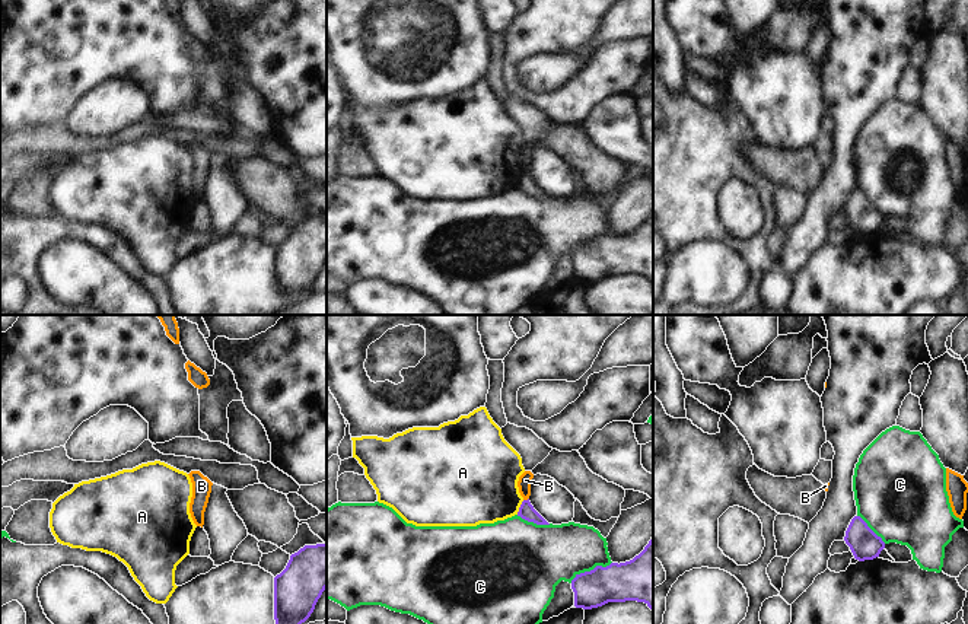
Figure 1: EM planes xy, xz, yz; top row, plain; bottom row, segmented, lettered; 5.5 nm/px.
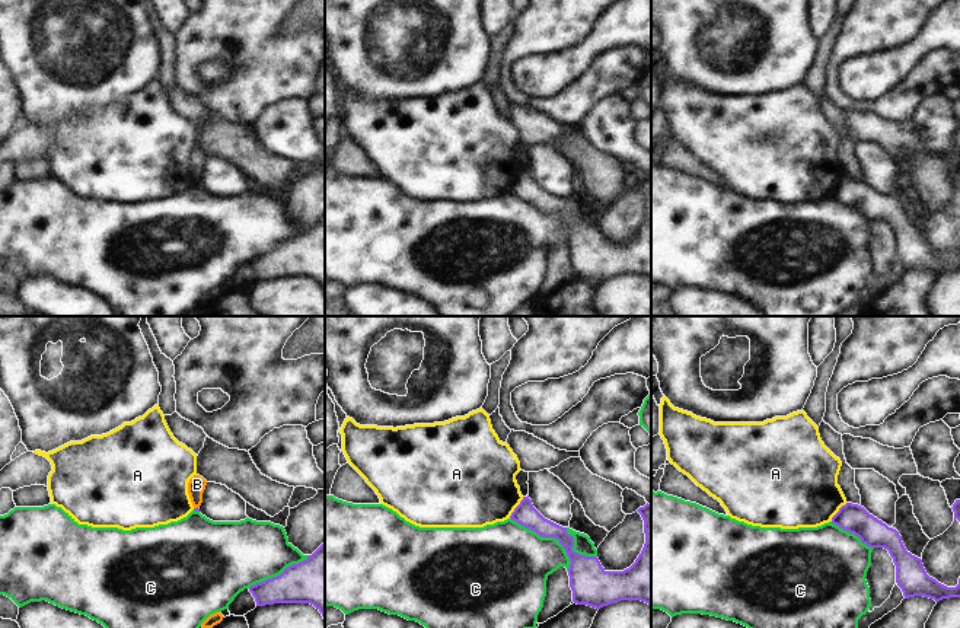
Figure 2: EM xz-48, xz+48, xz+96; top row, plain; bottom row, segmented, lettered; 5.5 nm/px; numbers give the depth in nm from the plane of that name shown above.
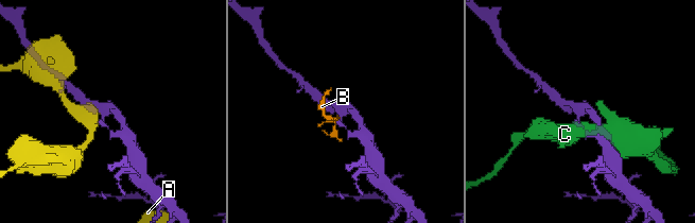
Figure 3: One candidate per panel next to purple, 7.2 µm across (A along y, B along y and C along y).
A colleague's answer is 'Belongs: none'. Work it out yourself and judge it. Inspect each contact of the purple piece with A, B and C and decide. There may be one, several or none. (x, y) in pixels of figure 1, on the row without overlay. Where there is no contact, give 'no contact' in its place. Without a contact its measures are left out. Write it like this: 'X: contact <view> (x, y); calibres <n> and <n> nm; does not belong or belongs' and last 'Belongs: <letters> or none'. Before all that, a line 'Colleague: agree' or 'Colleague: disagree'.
Colleague: agree
A: contact xz (519, 181); calibres 90 and 420 nm; does not belong
B: contact xz (525, 174); calibres 90 and 80 nm; does not belong
C: contact xz (591, 244); calibres 220 and 320 nm; does not belong
Belongs: none

